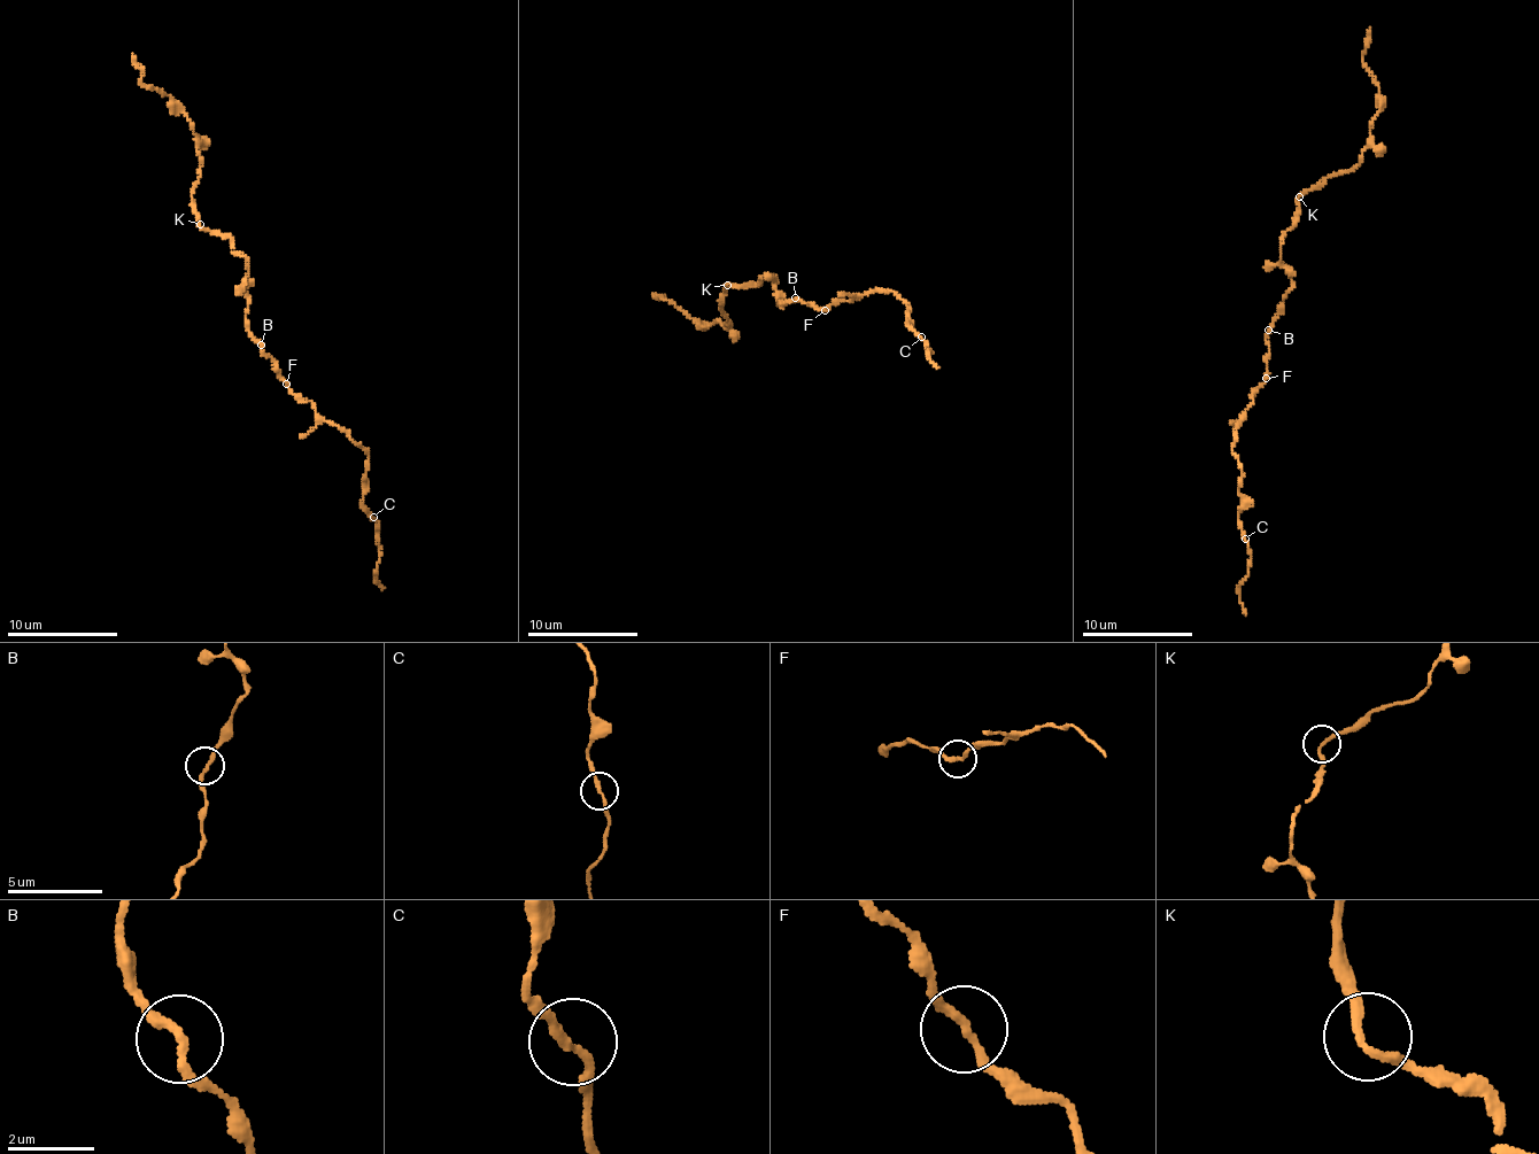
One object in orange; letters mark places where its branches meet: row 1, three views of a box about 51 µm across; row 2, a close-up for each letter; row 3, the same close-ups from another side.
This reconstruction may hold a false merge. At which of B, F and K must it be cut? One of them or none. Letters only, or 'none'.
none

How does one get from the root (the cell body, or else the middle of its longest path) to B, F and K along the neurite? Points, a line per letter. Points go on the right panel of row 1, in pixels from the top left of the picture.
B: (1281, 303), (1281, 310), (1268, 330)
F: (1281, 303), (1278, 317), (1268, 332), (1265, 377)
K: (1281, 303), (1291, 285), (1291, 270), (1281, 261), (1281, 242), (1296, 221), (1299, 196)

